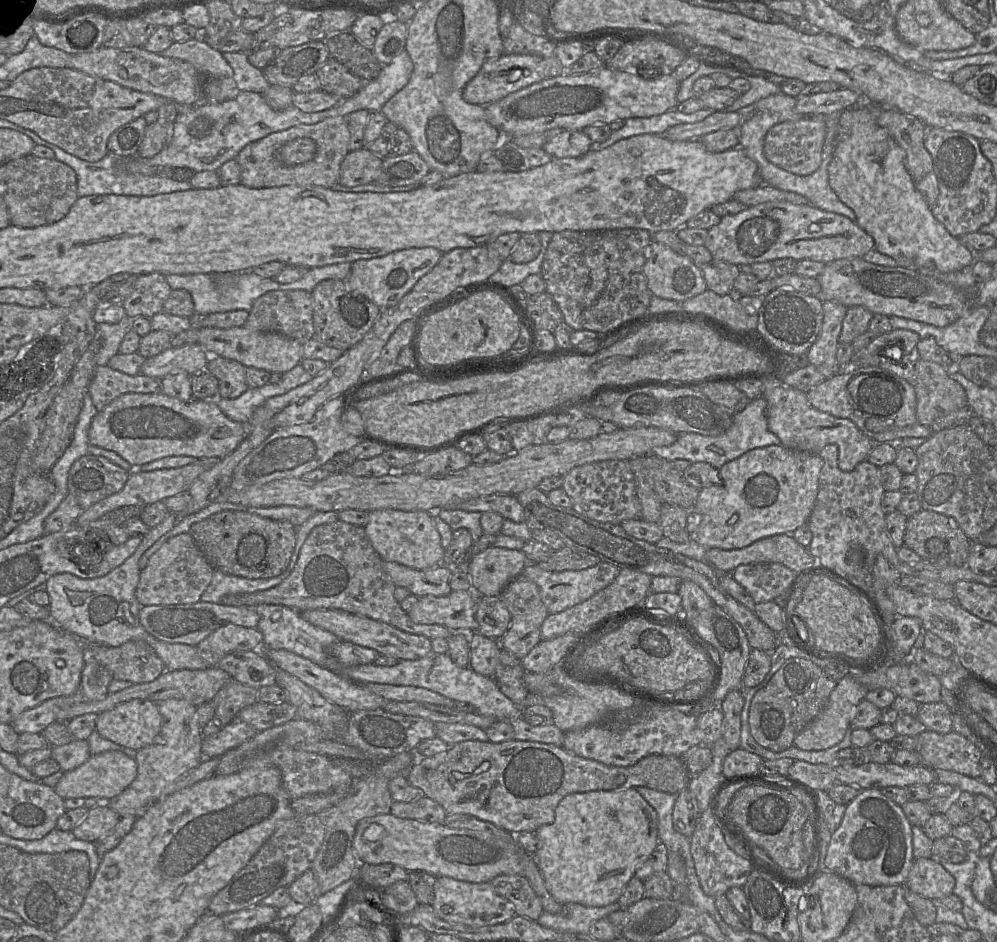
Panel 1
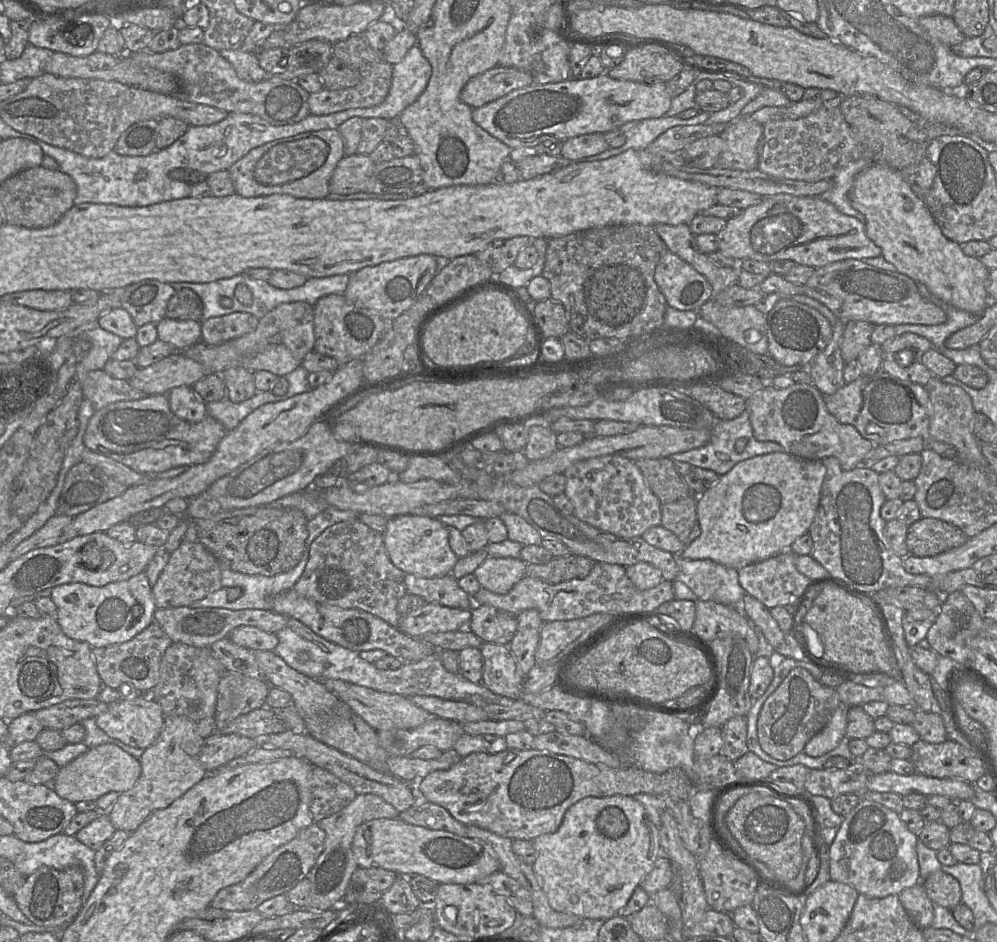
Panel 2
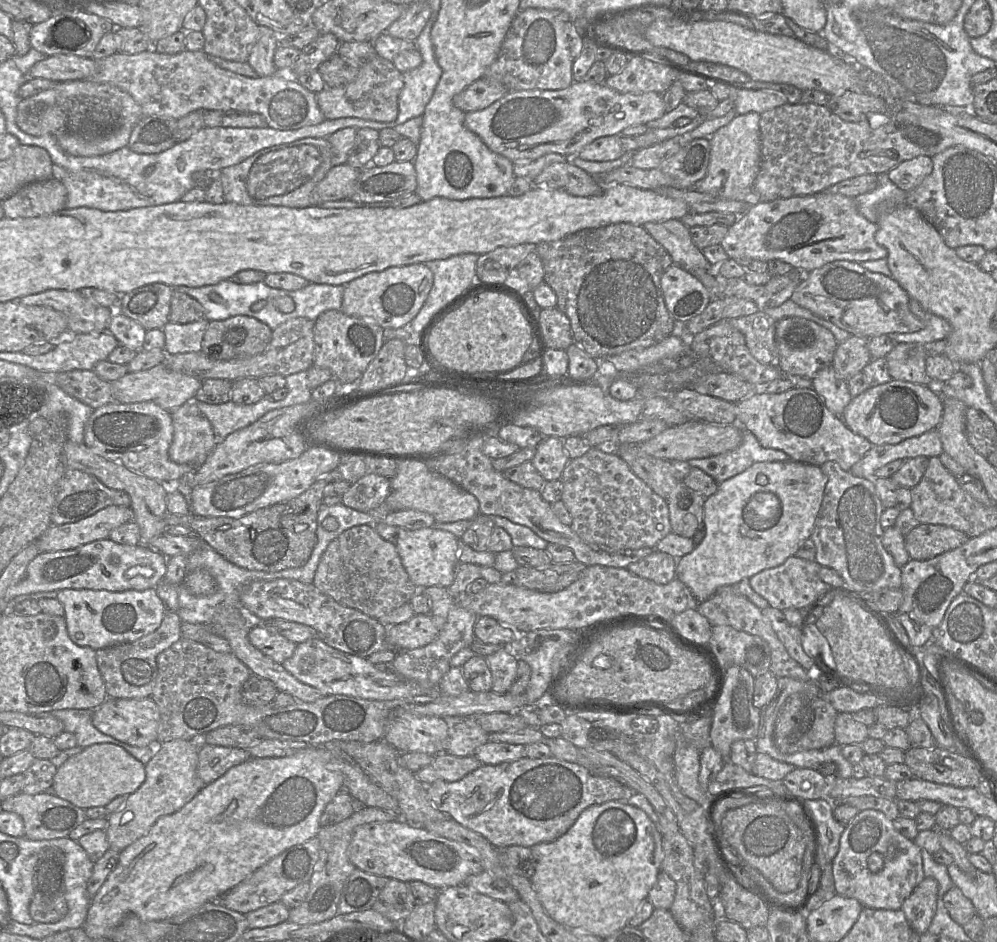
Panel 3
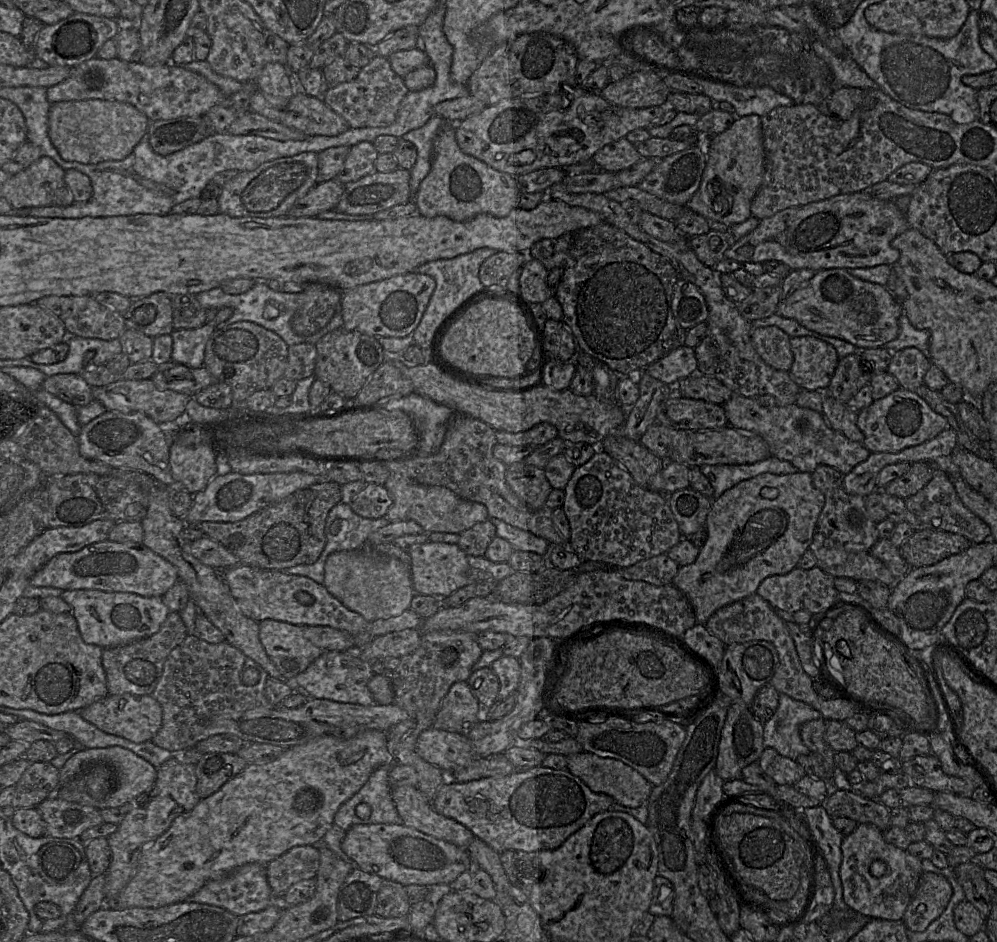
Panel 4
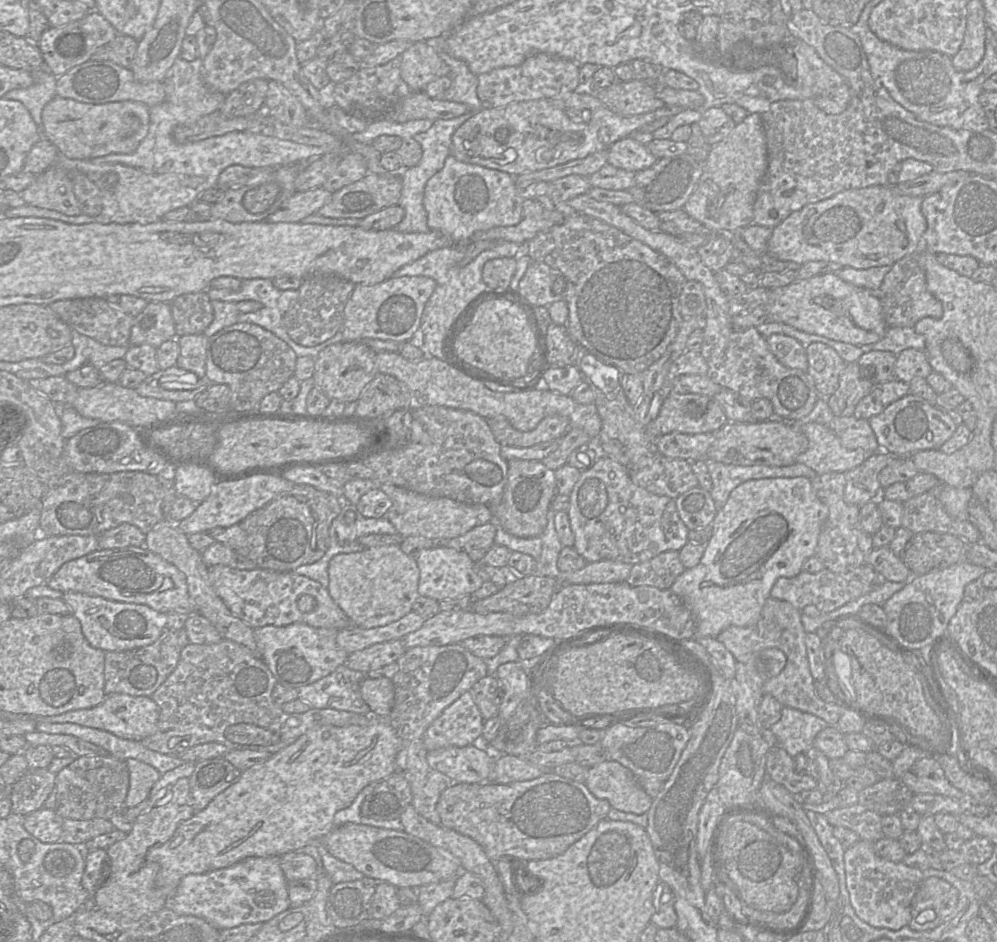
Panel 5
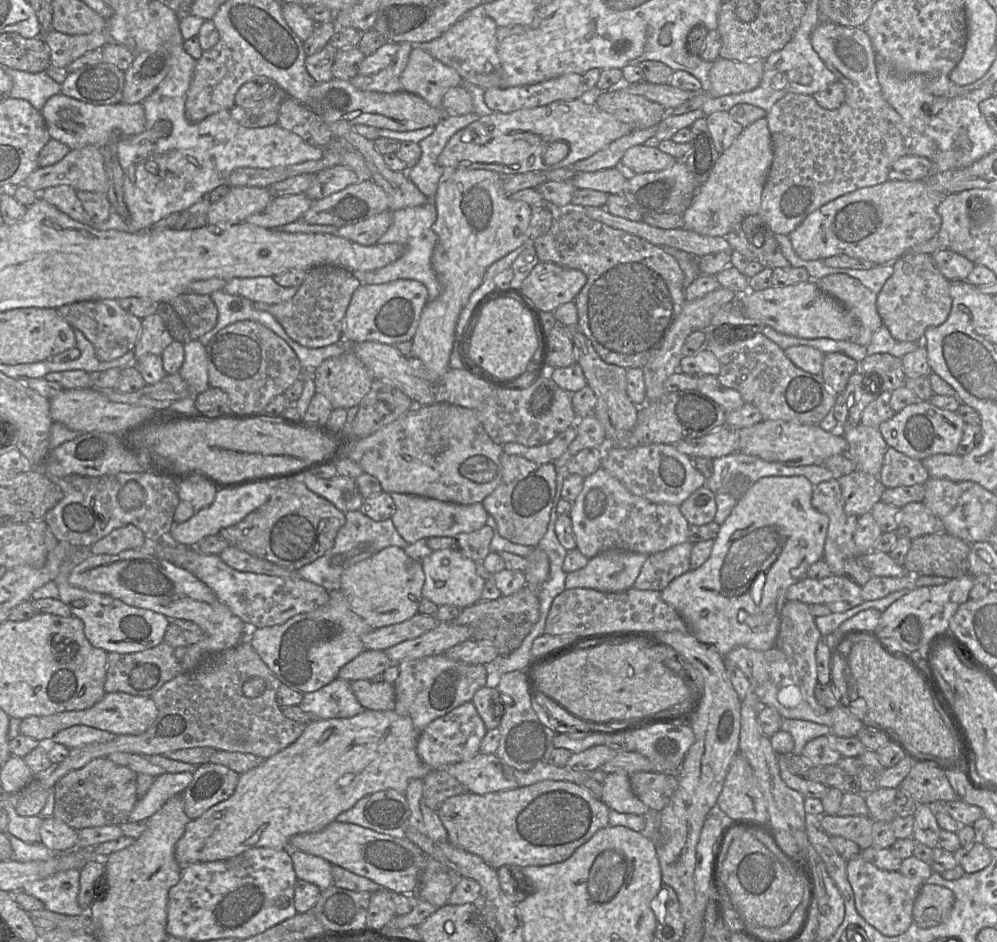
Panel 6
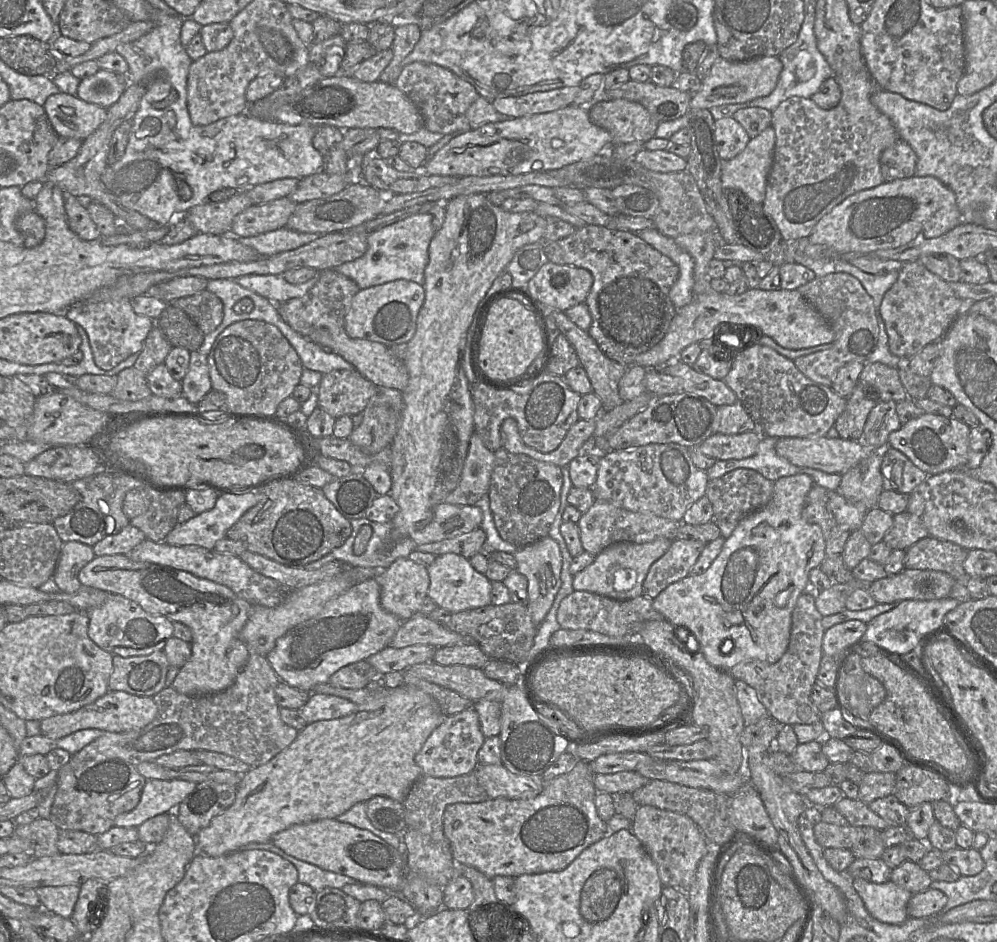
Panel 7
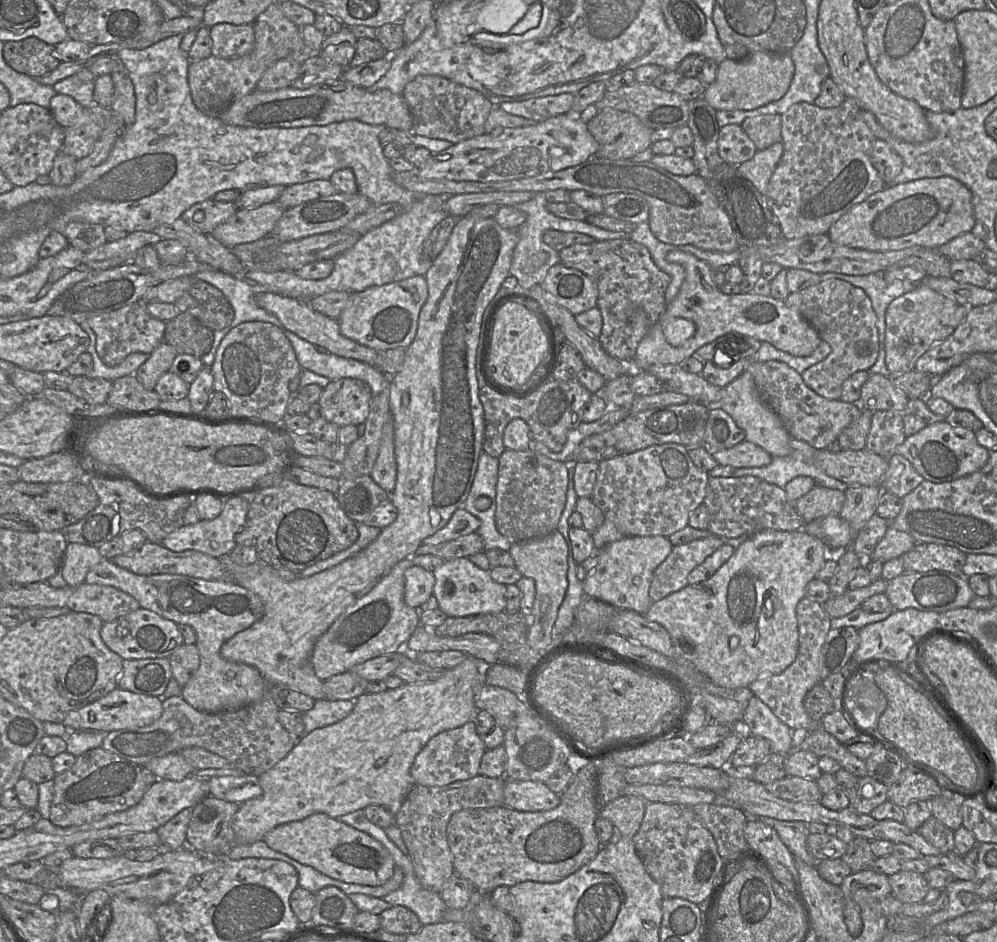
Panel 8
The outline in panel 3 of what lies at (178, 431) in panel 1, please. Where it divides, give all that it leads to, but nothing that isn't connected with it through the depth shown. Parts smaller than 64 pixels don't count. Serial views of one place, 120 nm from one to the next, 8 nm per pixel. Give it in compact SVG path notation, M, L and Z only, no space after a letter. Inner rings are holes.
M152 401L111 402L92 411L84 431L84 444L104 458L159 482L175 482L194 470L169 458L174 434L170 412Z

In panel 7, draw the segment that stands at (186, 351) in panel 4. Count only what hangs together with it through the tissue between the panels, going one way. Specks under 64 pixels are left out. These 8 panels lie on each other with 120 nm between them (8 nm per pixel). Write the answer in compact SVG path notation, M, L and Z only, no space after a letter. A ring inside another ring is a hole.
M199 351L190 352L189 368L185 377L181 380L182 396L190 403L198 402L212 389L209 375L208 356Z

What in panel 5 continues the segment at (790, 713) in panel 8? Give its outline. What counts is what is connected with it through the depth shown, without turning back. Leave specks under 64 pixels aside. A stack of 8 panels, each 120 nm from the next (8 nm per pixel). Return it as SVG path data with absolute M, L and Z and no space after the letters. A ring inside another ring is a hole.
M769 597L762 608L759 620L748 626L730 626L723 630L717 639L734 655L738 662L747 662L750 657L763 649L777 648L787 656L782 672L769 679L763 686L764 694L772 695L783 707L791 707L813 714L830 726L835 726L847 707L836 703L827 703L820 699L815 691L815 680L811 674L807 658L805 631L801 621L802 611L787 601Z

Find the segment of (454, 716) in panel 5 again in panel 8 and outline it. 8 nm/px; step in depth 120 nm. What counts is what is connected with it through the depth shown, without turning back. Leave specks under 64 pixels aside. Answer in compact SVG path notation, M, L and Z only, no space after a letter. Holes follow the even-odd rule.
M473 721L443 731L432 737L416 755L410 769L415 784L433 787L445 786L459 780L468 780L479 774L479 767L486 746Z

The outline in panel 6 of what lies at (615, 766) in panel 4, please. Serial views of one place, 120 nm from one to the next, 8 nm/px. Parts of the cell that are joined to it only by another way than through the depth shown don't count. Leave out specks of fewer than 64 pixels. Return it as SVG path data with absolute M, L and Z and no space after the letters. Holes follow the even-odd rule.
M609 773L602 782L601 801L619 813L645 815L651 809L633 792L627 773Z

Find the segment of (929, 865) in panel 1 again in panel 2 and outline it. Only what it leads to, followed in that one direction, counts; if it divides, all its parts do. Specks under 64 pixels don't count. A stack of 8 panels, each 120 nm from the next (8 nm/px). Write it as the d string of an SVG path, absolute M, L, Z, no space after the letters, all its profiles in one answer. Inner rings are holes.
M941 869L920 882L923 883L934 905L952 911L962 902L962 891L958 880Z

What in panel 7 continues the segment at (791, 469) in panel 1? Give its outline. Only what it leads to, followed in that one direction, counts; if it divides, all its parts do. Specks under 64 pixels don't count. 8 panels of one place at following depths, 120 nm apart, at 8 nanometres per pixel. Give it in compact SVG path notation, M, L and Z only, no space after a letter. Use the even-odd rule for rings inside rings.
M795 474L792 476L781 477L774 482L774 493L770 502L749 515L742 518L736 525L732 534L725 539L721 552L712 562L710 567L702 574L688 575L681 580L678 580L667 586L656 598L653 599L653 607L661 613L667 621L675 627L685 627L690 632L692 638L696 638L699 644L699 651L703 653L705 659L712 666L728 671L736 664L744 660L760 660L769 663L777 662L786 652L792 625L792 612L795 608L797 600L801 594L809 590L809 573L819 567L826 558L826 542L822 533L822 529L817 524L807 522L802 515L802 511L807 503L828 502L829 490L814 485L813 479L806 474Z

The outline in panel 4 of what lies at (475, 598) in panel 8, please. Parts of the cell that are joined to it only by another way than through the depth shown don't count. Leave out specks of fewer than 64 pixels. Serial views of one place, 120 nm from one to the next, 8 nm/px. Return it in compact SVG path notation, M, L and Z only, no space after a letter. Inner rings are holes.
M427 542L408 551L413 588L416 594L435 597L440 603L456 590L474 581L474 570L468 564L467 554L457 544Z

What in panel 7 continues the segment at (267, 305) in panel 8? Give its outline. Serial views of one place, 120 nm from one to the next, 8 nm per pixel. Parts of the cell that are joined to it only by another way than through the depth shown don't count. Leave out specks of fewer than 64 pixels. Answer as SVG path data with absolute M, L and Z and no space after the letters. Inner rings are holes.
M338 326L313 329L307 338L323 347L323 349L330 350L343 357L355 370L375 386L394 388L402 392L407 385L408 372L404 362L394 357L389 348L379 342L351 338L344 328Z

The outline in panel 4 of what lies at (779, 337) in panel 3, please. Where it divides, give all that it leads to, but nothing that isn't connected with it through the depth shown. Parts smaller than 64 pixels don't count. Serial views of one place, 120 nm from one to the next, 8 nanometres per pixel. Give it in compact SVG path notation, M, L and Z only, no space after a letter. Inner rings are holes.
M812 336L792 337L790 345L794 357L791 379L801 389L826 391L840 360L836 349Z

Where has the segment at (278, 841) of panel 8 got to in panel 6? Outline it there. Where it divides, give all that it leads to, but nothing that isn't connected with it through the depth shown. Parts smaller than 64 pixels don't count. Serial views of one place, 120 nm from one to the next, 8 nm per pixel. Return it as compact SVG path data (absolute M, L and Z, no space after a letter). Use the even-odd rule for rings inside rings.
M337 821L319 832L294 835L289 841L289 847L322 857L332 865L374 881L381 888L404 894L414 893L427 858L422 849L406 837L395 837L357 824Z

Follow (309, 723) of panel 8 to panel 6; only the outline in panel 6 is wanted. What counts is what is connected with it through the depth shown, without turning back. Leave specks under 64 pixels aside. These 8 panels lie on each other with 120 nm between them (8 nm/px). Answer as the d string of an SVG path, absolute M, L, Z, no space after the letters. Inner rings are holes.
M336 678L322 688L309 693L304 693L301 703L298 705L304 712L309 713L313 719L351 718L362 713L365 708L354 695L351 682Z

